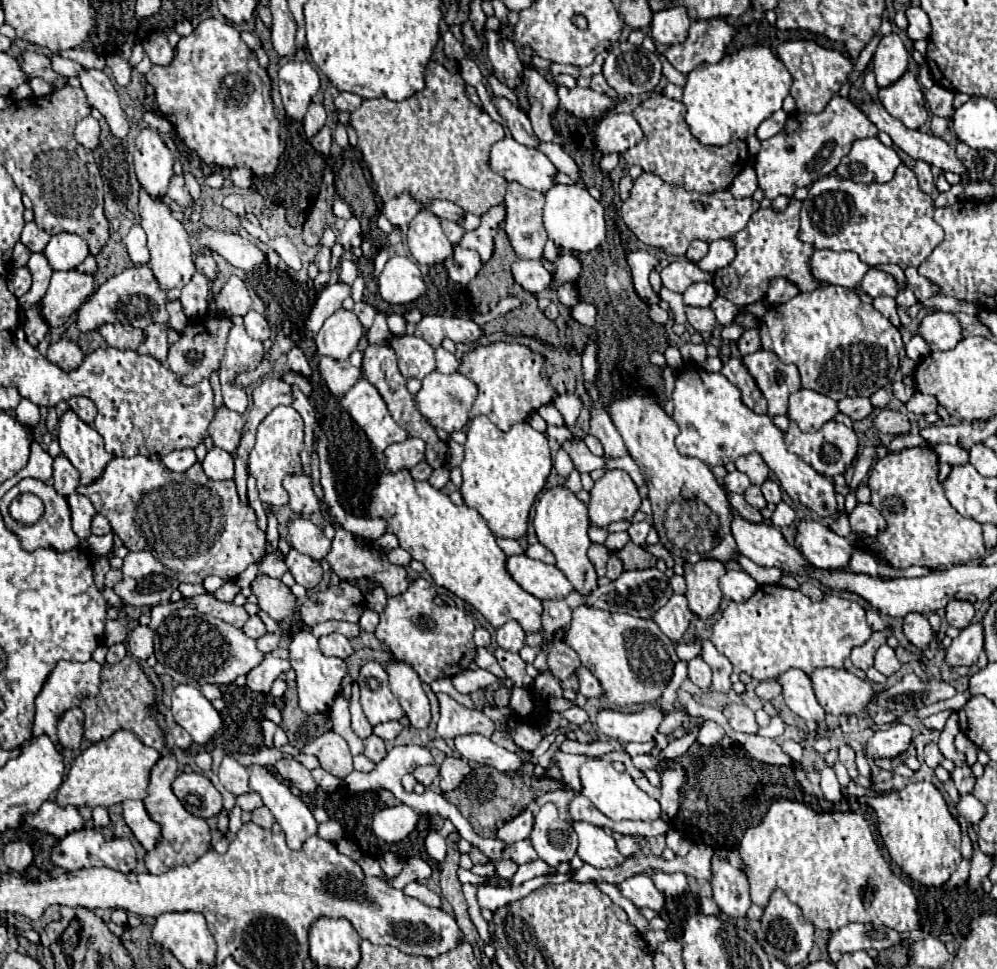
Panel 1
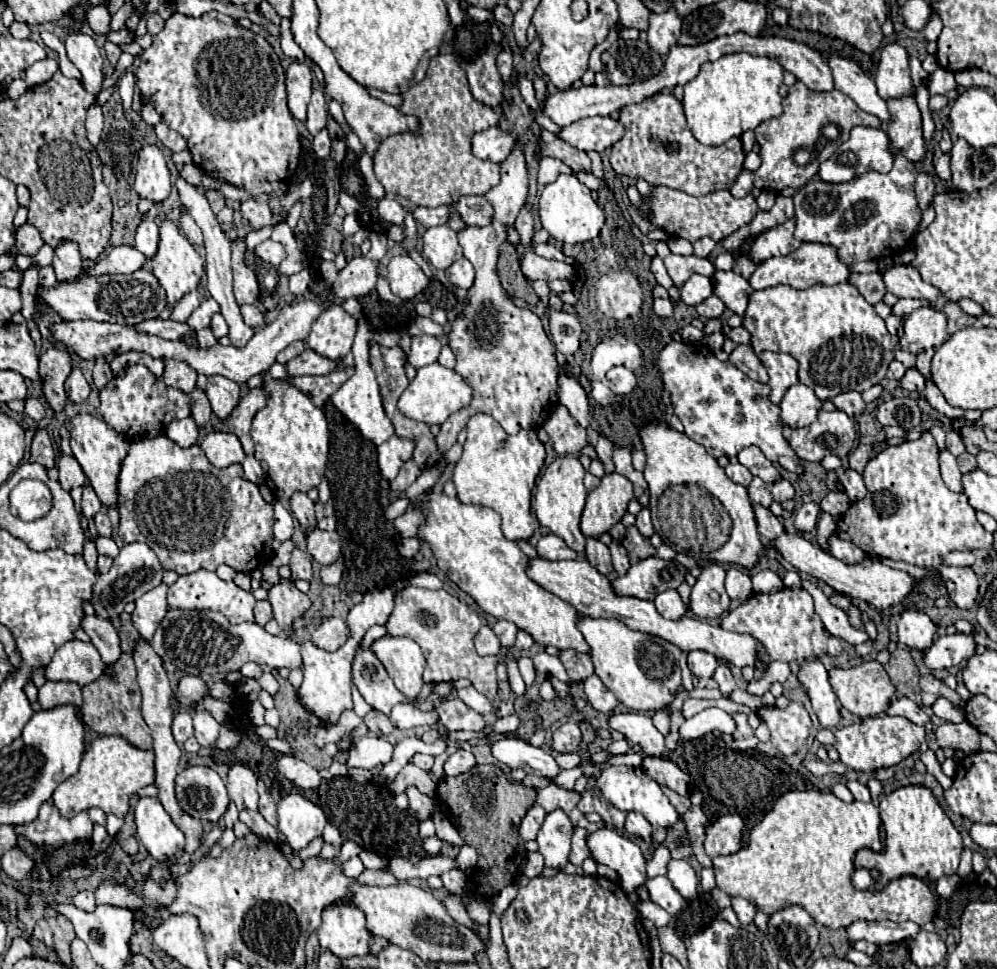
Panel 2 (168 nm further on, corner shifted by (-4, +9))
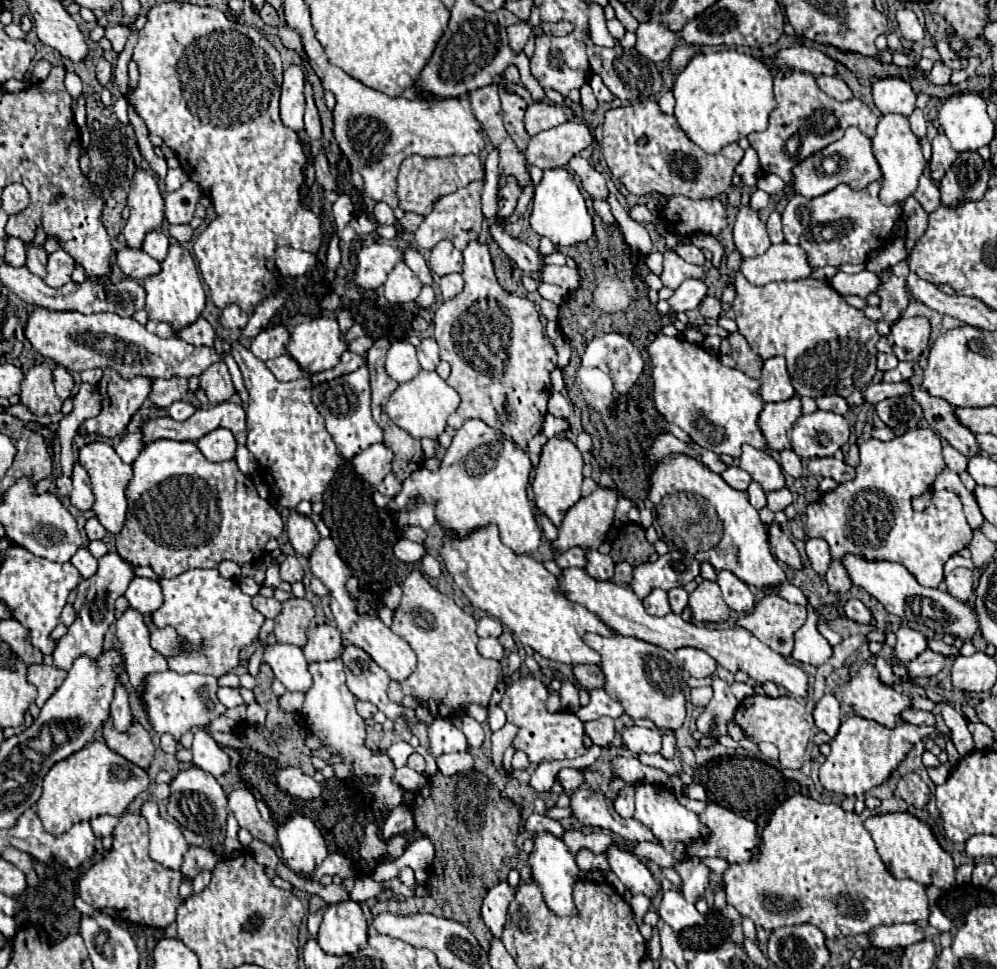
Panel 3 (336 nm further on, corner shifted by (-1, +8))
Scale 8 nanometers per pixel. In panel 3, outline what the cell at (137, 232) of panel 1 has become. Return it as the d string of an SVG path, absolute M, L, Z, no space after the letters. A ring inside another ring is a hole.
M152 230L152 232L148 232L146 234L146 238L144 238L144 242L142 242L142 250L146 252L146 254L150 254L154 260L164 260L164 256L166 256L166 252L168 252L168 244L170 244L170 240L162 234L162 232L156 232L156 230Z

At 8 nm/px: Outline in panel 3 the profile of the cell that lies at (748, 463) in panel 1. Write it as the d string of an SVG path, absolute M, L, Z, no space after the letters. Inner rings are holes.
M744 444L742 456L740 456L740 468L746 470L752 476L752 480L756 480L764 488L764 492L784 488L782 468L768 452L760 452Z

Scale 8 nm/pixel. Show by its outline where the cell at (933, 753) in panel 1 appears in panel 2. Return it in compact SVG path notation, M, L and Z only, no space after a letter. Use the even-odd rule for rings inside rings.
M967 721L941 725L935 731L935 739L939 747L961 749L965 755L979 751L979 731L975 731L975 727L971 727Z

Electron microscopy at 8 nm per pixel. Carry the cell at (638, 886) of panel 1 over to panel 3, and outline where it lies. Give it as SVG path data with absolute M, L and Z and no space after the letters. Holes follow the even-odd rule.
M664 890L662 892L662 902L660 902L658 914L676 932L680 932L680 930L684 930L688 926L704 924L704 916L694 908L694 904L690 904L682 896L680 890Z

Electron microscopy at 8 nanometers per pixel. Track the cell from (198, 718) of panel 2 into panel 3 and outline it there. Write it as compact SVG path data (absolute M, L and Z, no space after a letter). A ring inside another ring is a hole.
M204 730L194 734L192 754L194 754L192 762L198 768L210 772L212 776L220 776L220 774L228 772L228 768L230 768L230 758L222 752L218 742Z

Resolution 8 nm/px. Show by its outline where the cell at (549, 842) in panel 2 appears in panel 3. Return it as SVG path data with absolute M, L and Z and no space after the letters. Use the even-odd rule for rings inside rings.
M540 832L534 836L534 850L530 852L528 864L532 868L532 880L542 888L544 900L552 912L558 916L572 916L576 914L574 900L572 900L572 886L578 882L578 866L574 862L574 856L568 852L566 844L552 836L550 832Z

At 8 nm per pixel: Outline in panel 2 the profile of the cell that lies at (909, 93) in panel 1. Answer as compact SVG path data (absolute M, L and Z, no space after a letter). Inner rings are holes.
M913 97L889 99L891 123L887 123L887 137L893 155L903 155L911 163L925 159L925 141L921 135L921 113Z

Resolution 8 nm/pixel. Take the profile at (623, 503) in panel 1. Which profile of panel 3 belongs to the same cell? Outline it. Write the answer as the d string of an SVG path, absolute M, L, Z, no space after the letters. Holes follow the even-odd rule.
M598 486L590 496L580 498L564 516L564 524L560 526L560 534L558 538L552 542L552 548L562 552L568 550L572 546L580 546L580 548L598 548L604 540L606 534L614 522L614 510L618 504L618 490L616 488L602 488Z

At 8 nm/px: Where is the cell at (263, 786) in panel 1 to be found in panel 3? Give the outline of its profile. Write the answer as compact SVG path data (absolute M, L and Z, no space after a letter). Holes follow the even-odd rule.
M298 812L278 826L278 840L286 864L294 872L312 872L328 856L320 828L310 816Z

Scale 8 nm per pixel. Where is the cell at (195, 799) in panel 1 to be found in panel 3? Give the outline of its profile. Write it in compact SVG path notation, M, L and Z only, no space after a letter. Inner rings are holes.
M200 768L182 770L170 782L170 790L172 790L172 794L168 800L168 814L174 816L184 828L188 828L196 834L202 834L202 836L210 836L210 834L216 834L222 828L222 824L226 822L226 816L228 816L226 794L212 774L208 774Z

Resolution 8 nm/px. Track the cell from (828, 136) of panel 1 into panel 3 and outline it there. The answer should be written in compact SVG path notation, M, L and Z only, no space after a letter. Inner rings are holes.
M794 70L790 76L776 78L774 80L774 96L776 96L778 106L776 106L776 110L770 116L768 130L752 132L748 136L748 140L750 140L750 146L758 152L760 170L764 174L780 176L786 184L794 182L792 168L796 164L800 164L802 160L810 158L812 154L824 150L828 144L840 140L848 126L856 126L862 134L866 134L870 138L876 132L878 116L866 104L862 104L858 98L852 98L852 100L846 100L846 102L838 102L838 100L826 96L818 88L818 84L816 84L812 74ZM794 136L800 140L800 148L798 148L798 152L792 158L786 152L786 142L790 138L794 138Z

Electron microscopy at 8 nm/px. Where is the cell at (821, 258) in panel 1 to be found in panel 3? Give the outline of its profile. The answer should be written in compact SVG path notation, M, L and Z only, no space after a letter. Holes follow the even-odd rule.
M788 242L772 244L762 256L752 260L742 260L742 274L754 286L766 286L770 282L782 280L802 280L810 278L816 270L810 266L804 248L792 246Z

